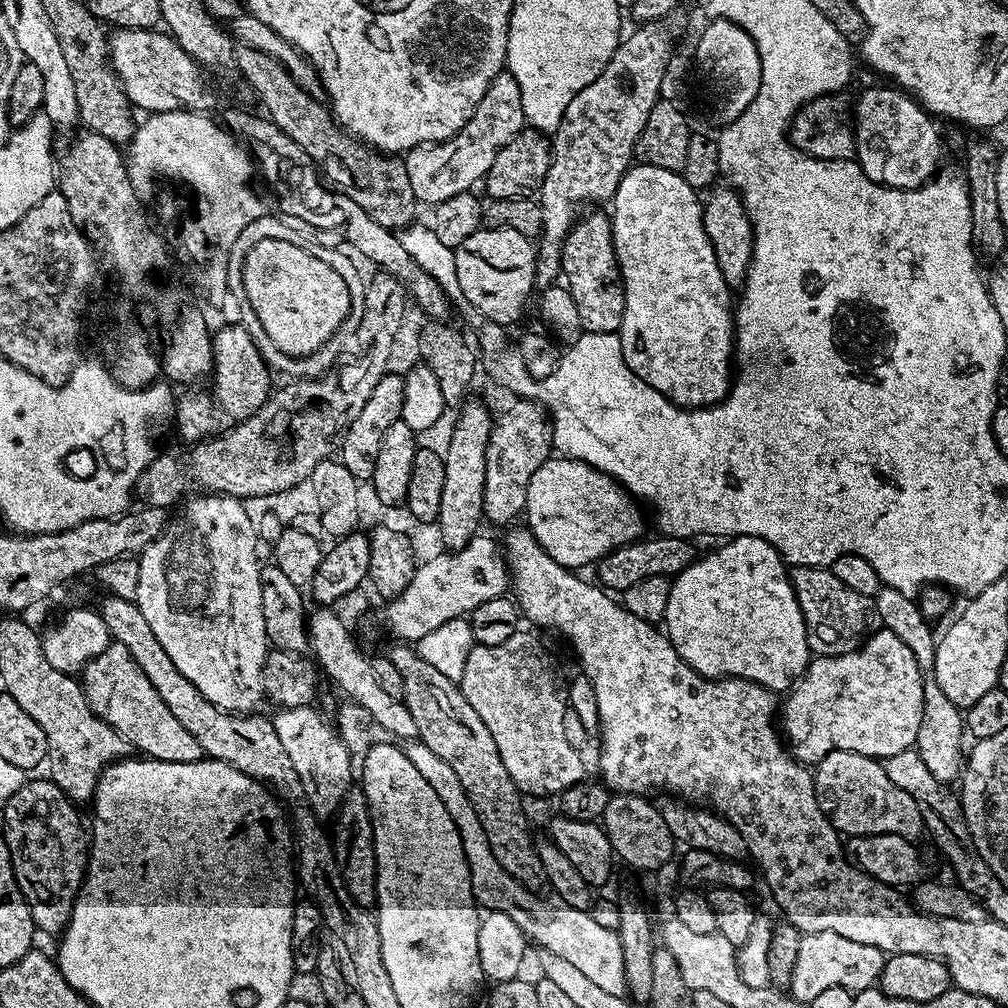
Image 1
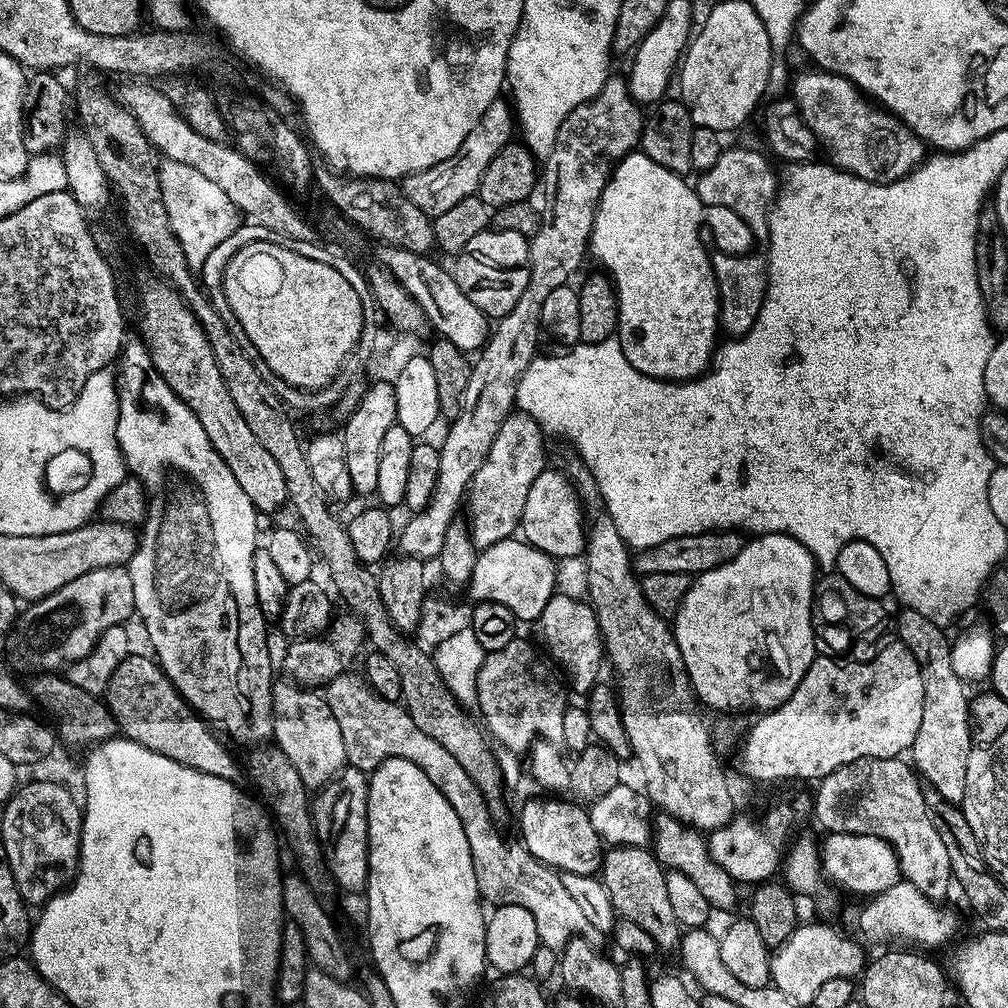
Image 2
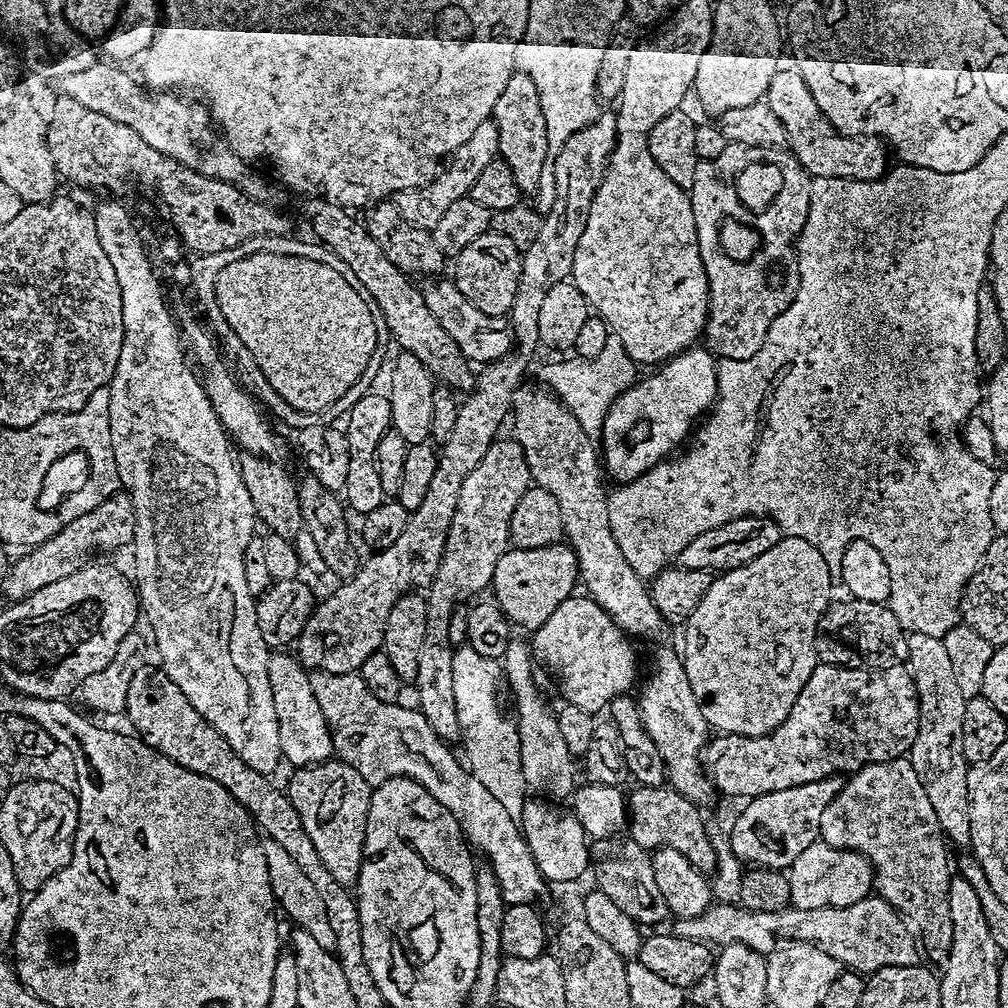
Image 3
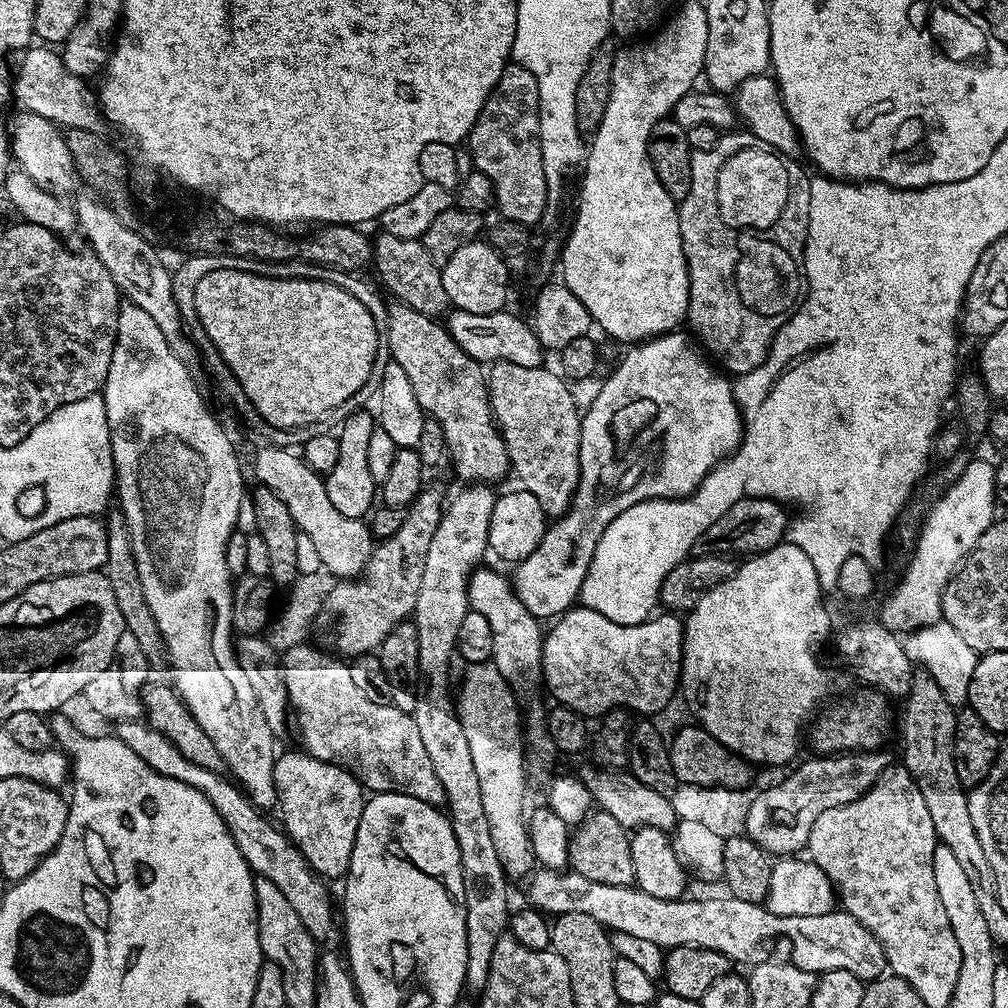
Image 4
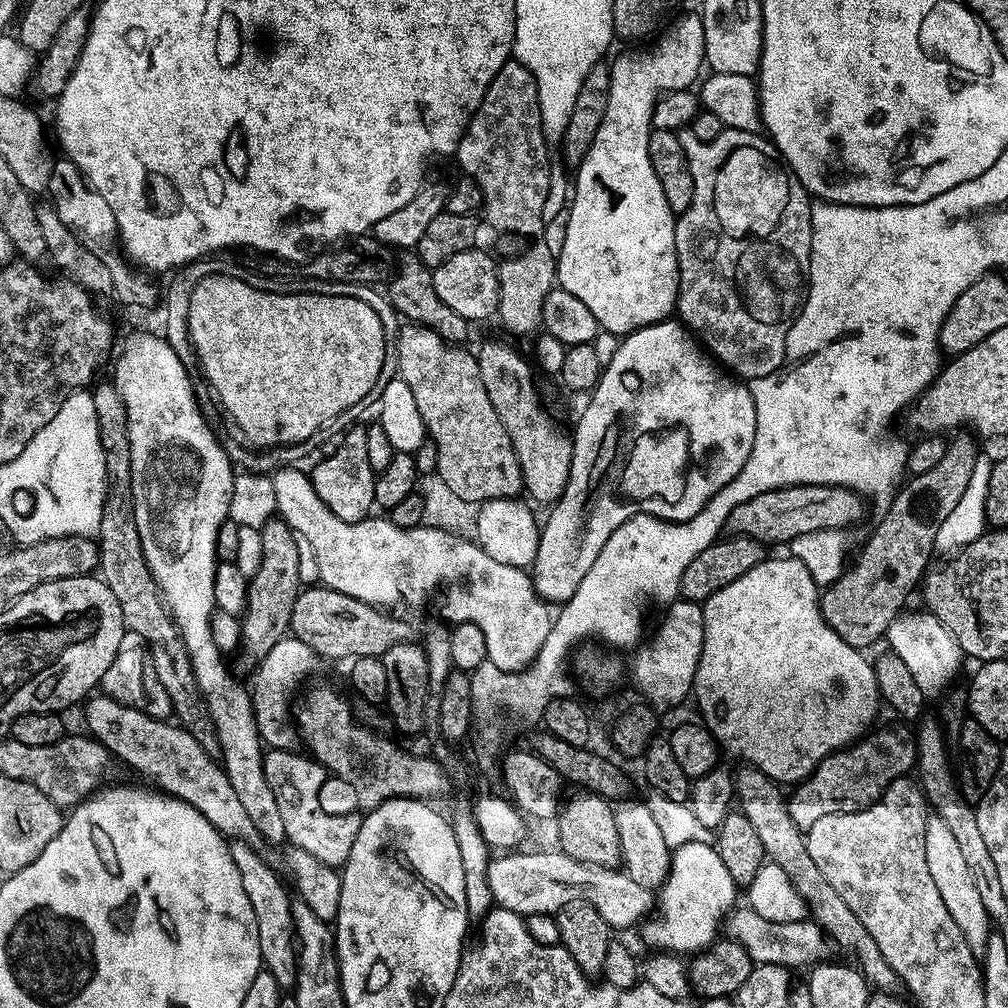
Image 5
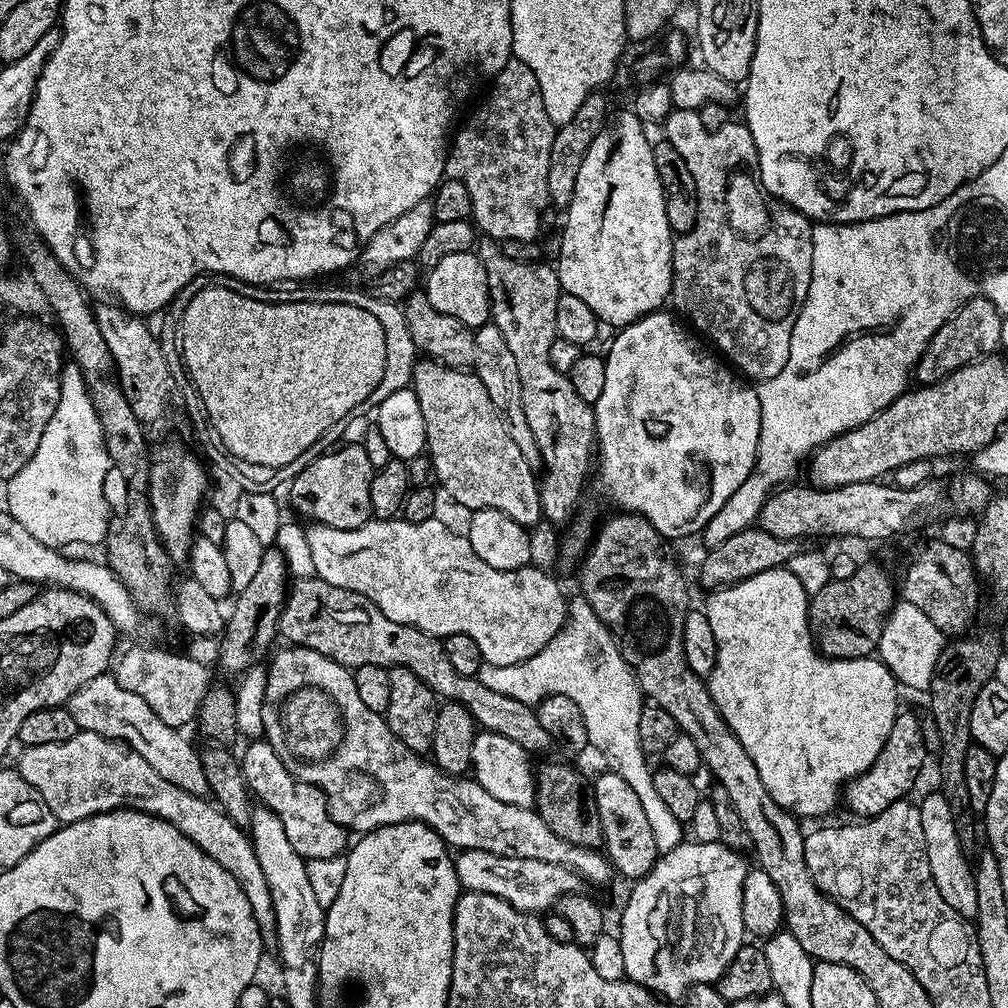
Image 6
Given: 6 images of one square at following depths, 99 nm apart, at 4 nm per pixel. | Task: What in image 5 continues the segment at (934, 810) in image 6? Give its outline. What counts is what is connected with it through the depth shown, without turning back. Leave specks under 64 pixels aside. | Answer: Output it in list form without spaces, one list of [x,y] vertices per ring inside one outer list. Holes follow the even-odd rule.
[[[929,815],[924,826],[924,842],[926,844],[926,870],[930,870],[930,878],[934,878],[934,886],[938,886],[938,894],[942,894],[942,903],[945,904],[946,910],[950,910],[950,918],[954,918],[958,930],[962,930],[966,942],[971,946],[973,952],[983,953],[984,943],[988,941],[990,935],[989,917],[986,907],[982,906],[981,895],[974,887],[974,878],[970,878],[970,870],[966,870],[966,861],[962,859],[958,841],[955,840],[953,832],[950,831],[950,826],[946,826],[946,822],[942,822],[940,816]]]

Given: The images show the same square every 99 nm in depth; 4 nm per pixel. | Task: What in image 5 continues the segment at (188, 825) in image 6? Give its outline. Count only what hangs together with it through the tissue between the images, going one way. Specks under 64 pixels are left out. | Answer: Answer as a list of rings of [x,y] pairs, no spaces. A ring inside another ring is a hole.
[[[236,842],[231,845],[232,861],[242,880],[242,890],[250,898],[250,906],[254,910],[254,918],[258,926],[258,942],[263,967],[272,973],[281,989],[293,987],[296,975],[296,954],[294,949],[294,933],[292,930],[292,907],[283,884],[267,862],[252,849],[248,842]]]

